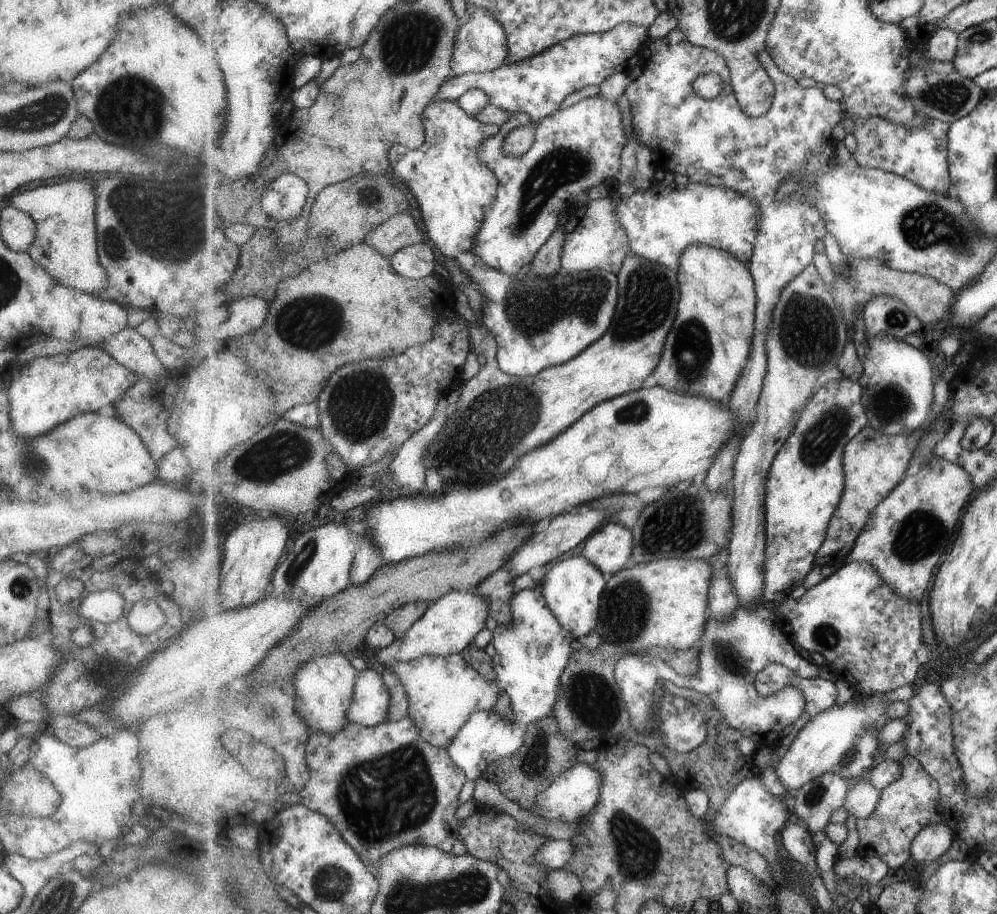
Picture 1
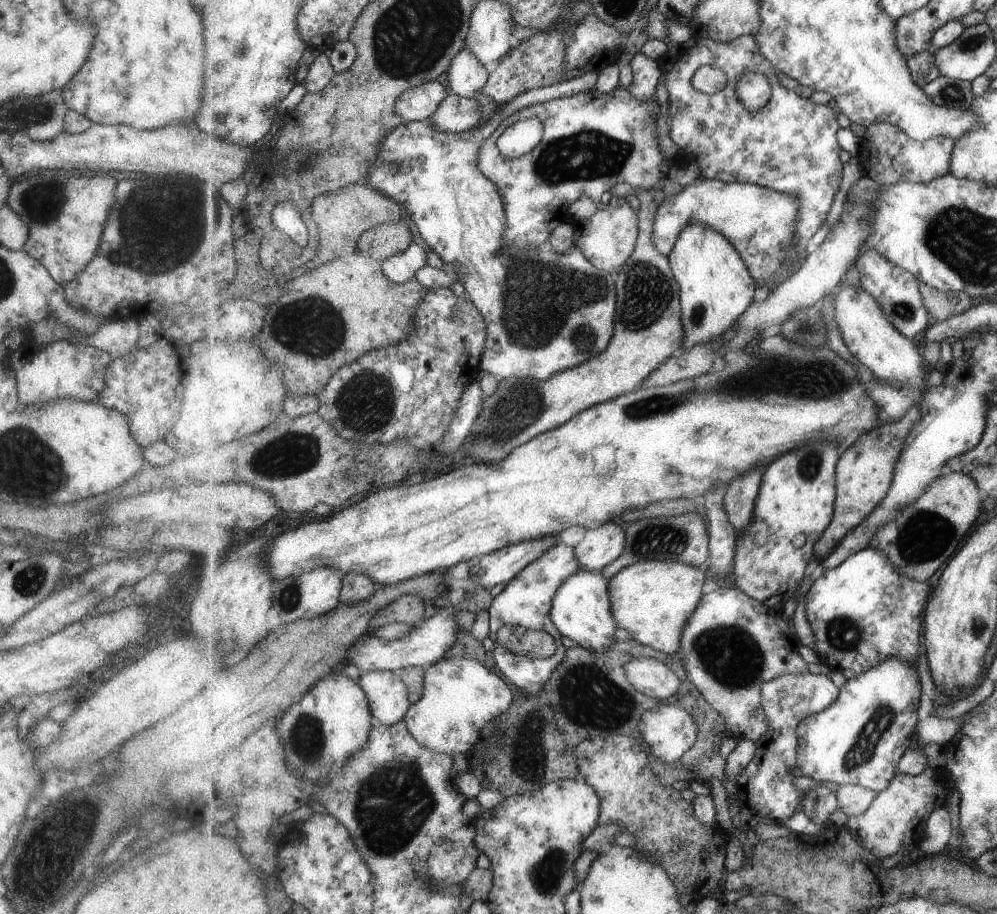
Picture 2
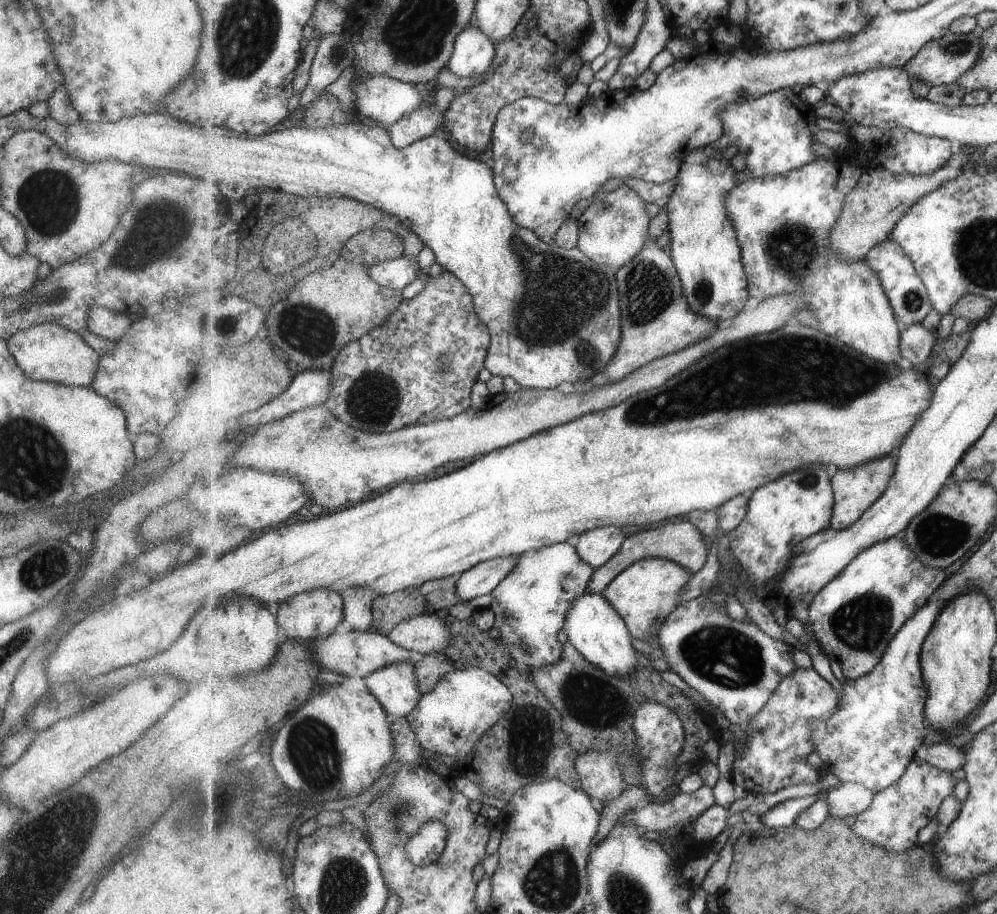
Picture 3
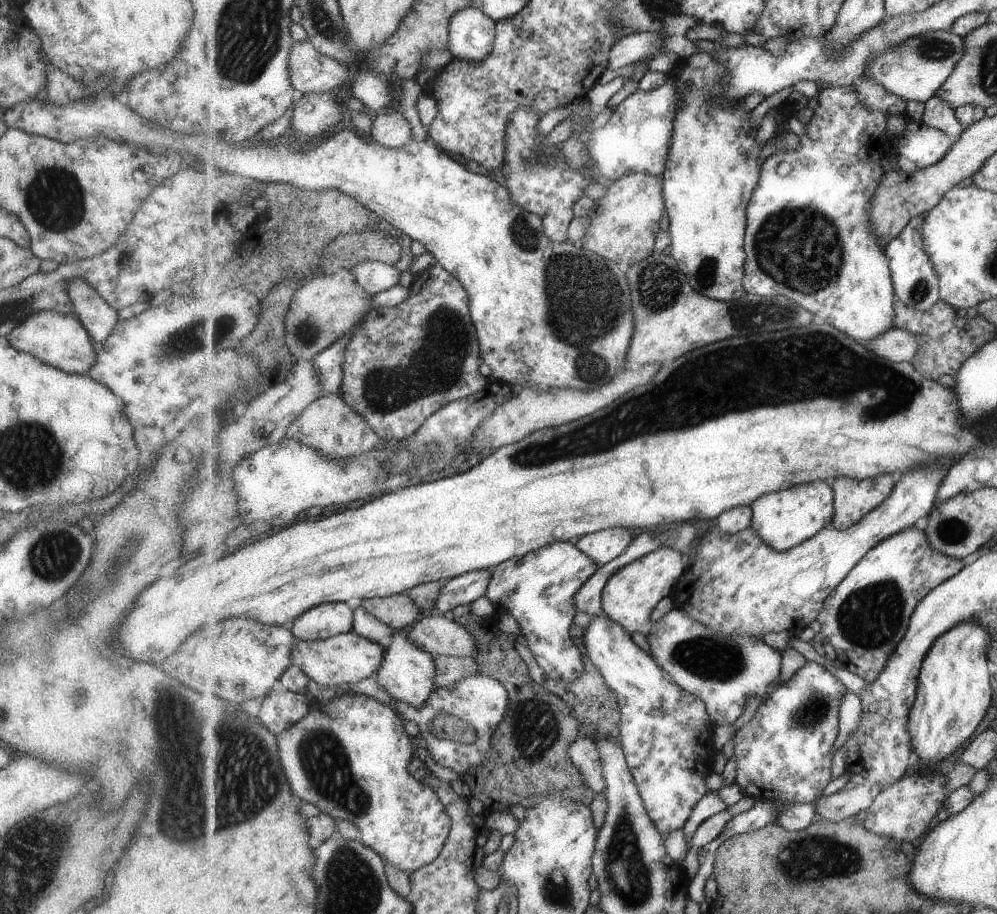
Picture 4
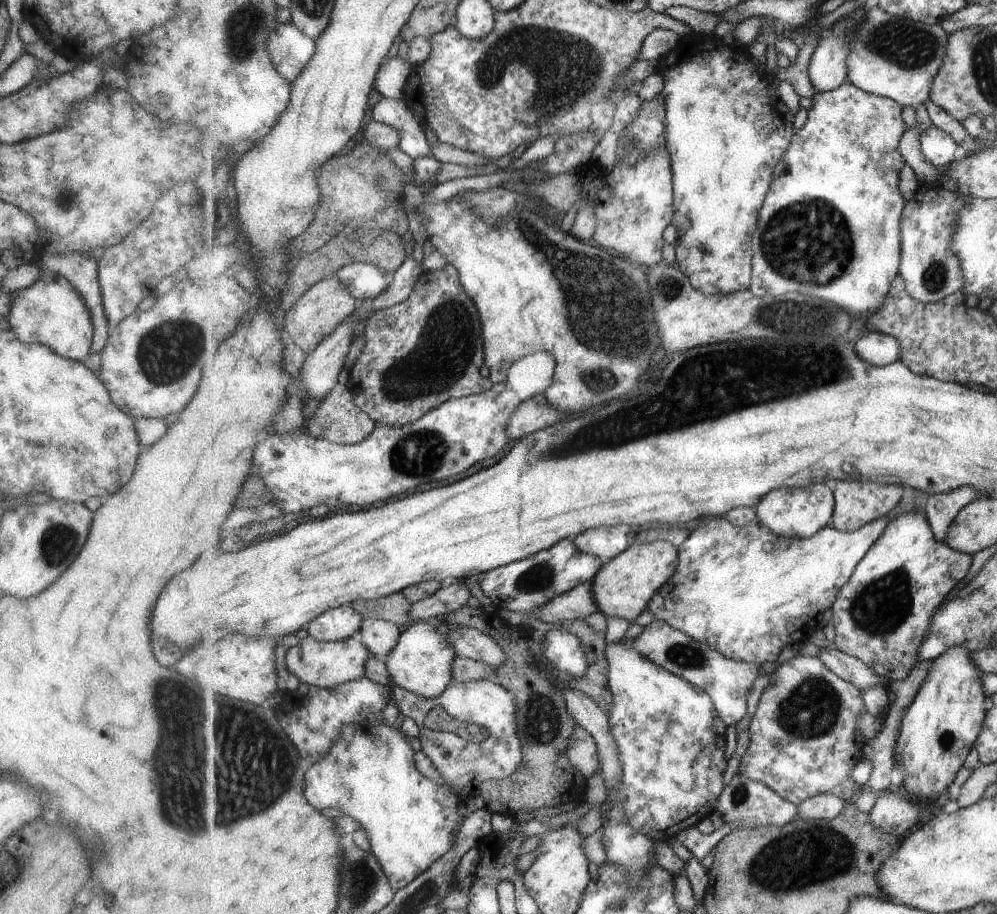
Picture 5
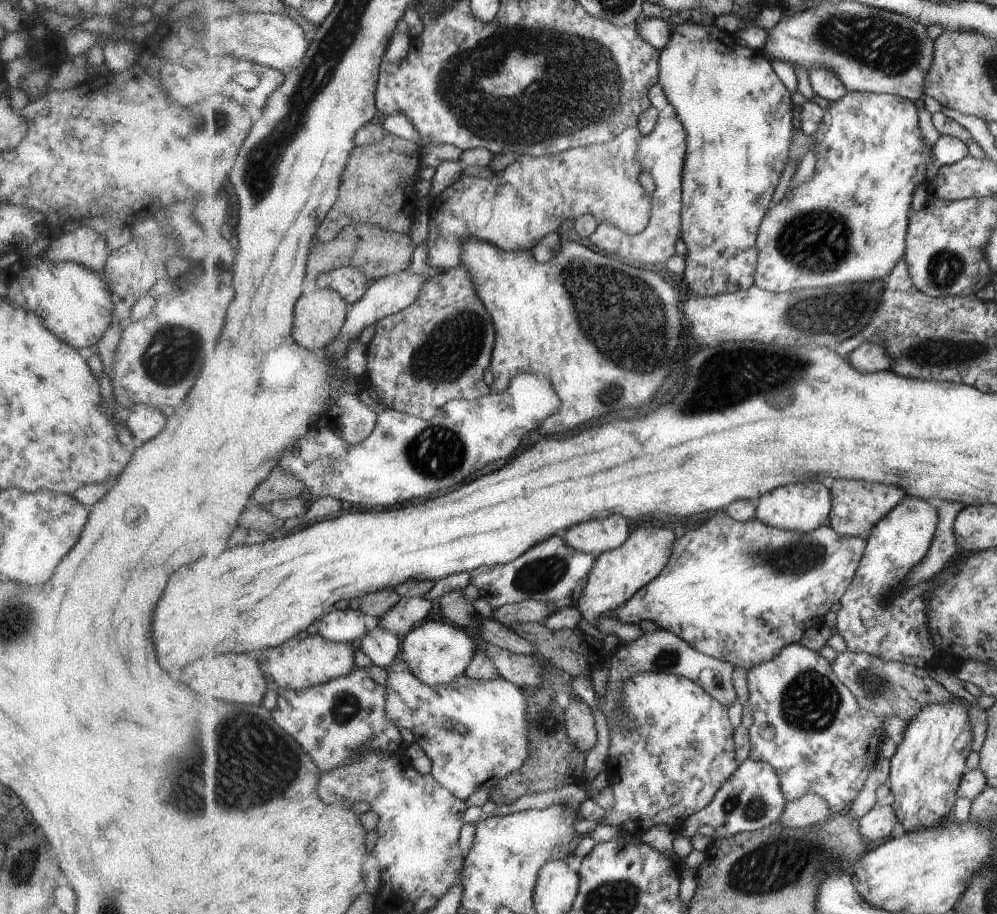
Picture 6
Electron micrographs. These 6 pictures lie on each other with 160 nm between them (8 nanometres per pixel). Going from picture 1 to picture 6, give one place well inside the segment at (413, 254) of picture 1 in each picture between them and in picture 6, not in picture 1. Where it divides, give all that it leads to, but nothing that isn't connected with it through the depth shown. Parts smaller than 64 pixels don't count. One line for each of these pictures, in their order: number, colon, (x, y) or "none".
2: (401, 268)
3: (398, 273)
4: (375, 276)
5: (365, 281)
6: (351, 283)

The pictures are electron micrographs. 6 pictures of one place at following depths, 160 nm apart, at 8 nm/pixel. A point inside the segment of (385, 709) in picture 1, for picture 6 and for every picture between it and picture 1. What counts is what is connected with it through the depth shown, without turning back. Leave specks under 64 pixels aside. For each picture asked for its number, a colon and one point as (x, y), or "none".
2: (389, 699)
3: (397, 686)
4: (408, 672)
5: (423, 662)
6: (438, 652)

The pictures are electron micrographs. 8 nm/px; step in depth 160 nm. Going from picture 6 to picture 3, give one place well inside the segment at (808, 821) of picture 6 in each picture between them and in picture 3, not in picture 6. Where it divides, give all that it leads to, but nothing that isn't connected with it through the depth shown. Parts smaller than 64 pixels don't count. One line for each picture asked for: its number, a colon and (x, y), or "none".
3: (849, 799)
4: (847, 803)
5: (826, 806)

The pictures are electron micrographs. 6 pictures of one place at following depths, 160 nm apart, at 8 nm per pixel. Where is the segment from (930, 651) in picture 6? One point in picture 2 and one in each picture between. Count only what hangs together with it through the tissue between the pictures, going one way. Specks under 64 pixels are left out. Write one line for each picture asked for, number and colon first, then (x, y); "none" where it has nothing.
2: (863, 612)
3: (855, 617)
4: (865, 618)
5: (883, 614)

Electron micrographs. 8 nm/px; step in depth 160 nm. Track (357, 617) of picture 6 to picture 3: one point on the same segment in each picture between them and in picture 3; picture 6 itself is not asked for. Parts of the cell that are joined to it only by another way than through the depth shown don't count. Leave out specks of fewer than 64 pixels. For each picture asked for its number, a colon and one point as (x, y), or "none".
3: (315, 614)
4: (331, 619)
5: (338, 624)

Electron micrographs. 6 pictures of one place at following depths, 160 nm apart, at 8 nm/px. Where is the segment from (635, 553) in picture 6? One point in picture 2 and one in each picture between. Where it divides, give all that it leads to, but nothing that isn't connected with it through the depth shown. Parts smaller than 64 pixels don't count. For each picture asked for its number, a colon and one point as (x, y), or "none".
2: (653, 600)
3: (646, 593)
4: (629, 598)
5: (622, 588)

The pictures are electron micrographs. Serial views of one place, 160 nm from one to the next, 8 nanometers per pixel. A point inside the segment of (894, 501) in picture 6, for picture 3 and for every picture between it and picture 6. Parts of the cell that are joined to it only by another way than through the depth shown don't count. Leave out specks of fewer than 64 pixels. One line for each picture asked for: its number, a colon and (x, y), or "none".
3: (855, 491)
4: (853, 499)
5: (858, 503)

